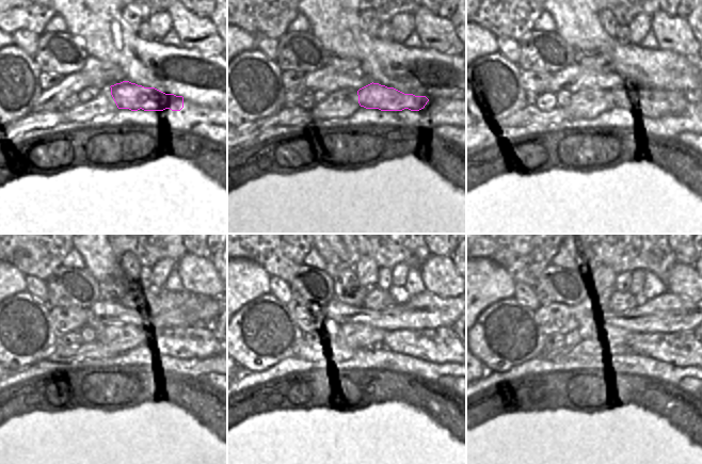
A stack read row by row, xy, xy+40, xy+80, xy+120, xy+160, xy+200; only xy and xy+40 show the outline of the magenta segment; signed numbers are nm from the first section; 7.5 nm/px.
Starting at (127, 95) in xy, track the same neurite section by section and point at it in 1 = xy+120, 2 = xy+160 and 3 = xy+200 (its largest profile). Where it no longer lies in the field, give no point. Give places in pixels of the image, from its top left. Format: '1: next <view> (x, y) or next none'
1: next xy+120 (194, 341)
2: next xy+160 (440, 346)
3: next xy+200 (682, 349)

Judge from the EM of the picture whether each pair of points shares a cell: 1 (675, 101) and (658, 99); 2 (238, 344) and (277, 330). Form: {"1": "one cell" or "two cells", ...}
{"1": "one cell", "2": "one cell"}

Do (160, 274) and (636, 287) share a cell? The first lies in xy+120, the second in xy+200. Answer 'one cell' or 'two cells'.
one cell

